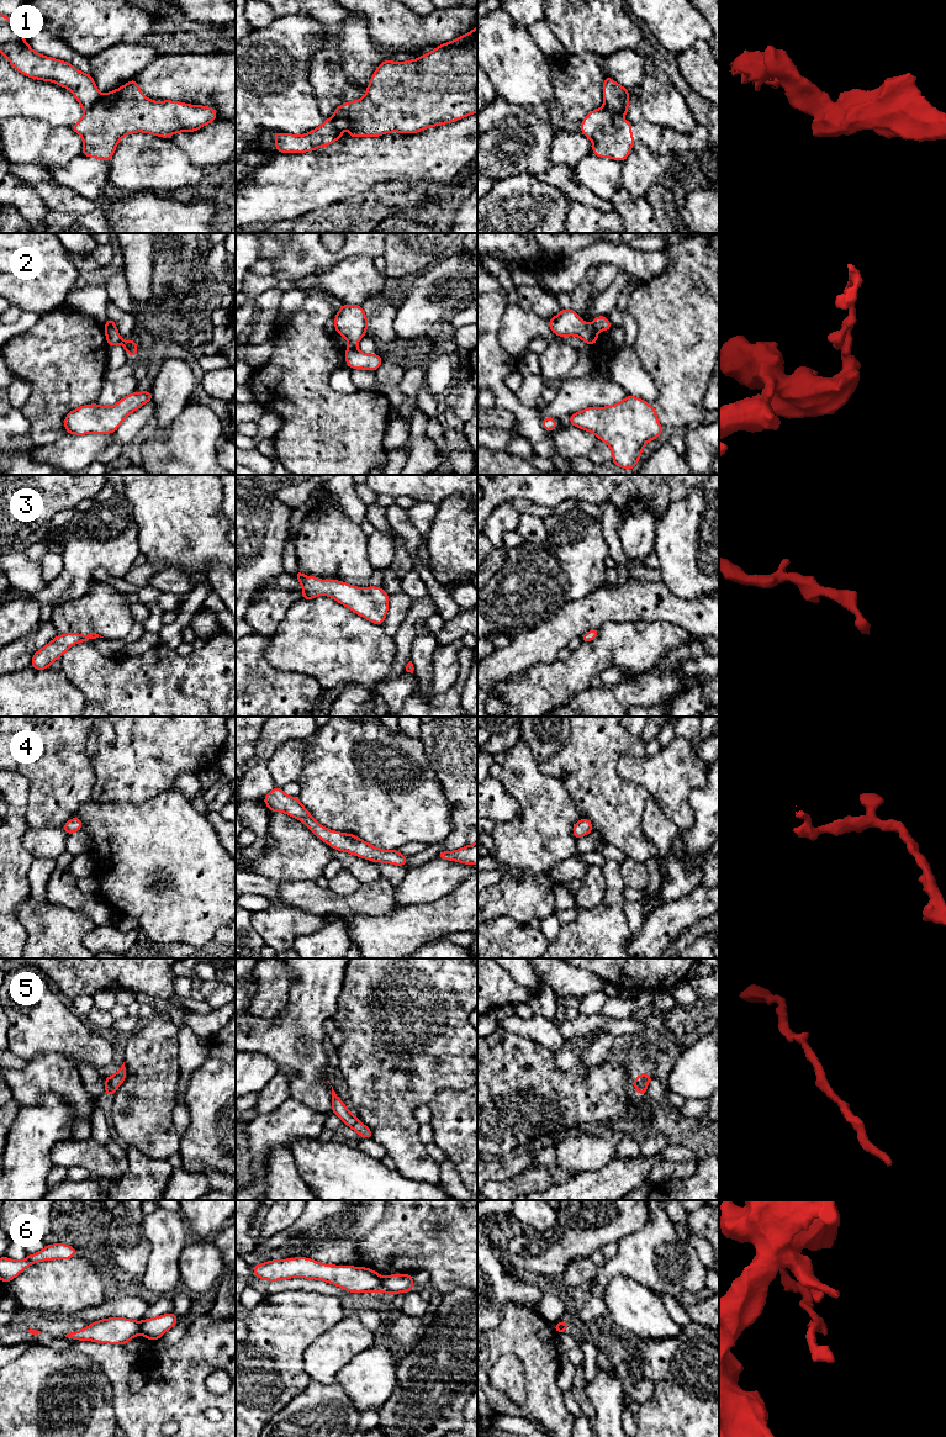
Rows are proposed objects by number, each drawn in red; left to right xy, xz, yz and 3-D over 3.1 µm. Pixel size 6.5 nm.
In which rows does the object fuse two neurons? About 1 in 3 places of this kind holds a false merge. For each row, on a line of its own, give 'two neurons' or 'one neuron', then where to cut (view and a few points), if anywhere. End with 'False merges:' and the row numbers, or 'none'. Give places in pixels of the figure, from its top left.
1: two neurons; cut xy (101, 94), (84, 111)
2: two neurons; cut xz (347, 348), (355, 349)
3: one neuron; cut none
4: one neuron; cut none
5: one neuron; cut none
6: two neurons; cut xz (384, 1277), (380, 1290)
False merges: 1, 2, 6

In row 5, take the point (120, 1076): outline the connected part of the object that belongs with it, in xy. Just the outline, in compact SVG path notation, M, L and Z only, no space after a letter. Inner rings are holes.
M125 1062L121 1068L111 1077L105 1077L105 1093L107 1095L113 1095L116 1089L123 1083L127 1077L127 1071Z

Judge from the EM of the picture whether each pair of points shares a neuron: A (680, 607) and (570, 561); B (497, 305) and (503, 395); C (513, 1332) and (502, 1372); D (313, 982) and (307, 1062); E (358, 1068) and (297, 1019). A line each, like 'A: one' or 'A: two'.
A: two
B: one
C: two
D: one
E: two

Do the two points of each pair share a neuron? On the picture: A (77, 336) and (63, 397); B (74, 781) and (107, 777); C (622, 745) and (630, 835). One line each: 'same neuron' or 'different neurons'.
A: same neuron
B: different neurons
C: same neuron

